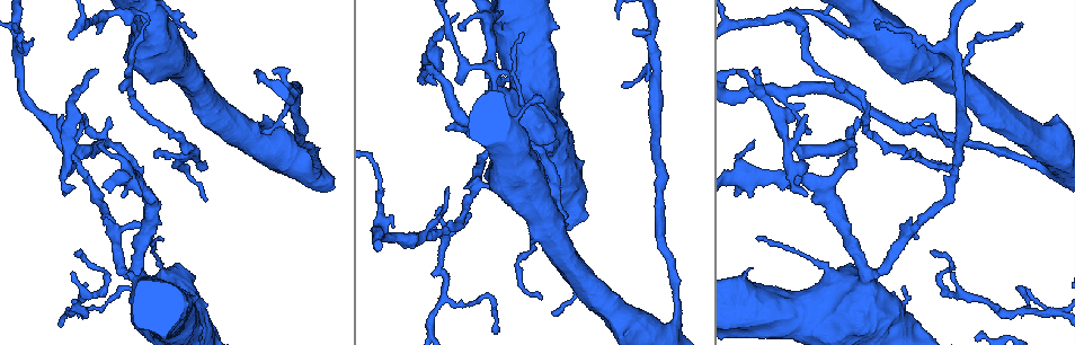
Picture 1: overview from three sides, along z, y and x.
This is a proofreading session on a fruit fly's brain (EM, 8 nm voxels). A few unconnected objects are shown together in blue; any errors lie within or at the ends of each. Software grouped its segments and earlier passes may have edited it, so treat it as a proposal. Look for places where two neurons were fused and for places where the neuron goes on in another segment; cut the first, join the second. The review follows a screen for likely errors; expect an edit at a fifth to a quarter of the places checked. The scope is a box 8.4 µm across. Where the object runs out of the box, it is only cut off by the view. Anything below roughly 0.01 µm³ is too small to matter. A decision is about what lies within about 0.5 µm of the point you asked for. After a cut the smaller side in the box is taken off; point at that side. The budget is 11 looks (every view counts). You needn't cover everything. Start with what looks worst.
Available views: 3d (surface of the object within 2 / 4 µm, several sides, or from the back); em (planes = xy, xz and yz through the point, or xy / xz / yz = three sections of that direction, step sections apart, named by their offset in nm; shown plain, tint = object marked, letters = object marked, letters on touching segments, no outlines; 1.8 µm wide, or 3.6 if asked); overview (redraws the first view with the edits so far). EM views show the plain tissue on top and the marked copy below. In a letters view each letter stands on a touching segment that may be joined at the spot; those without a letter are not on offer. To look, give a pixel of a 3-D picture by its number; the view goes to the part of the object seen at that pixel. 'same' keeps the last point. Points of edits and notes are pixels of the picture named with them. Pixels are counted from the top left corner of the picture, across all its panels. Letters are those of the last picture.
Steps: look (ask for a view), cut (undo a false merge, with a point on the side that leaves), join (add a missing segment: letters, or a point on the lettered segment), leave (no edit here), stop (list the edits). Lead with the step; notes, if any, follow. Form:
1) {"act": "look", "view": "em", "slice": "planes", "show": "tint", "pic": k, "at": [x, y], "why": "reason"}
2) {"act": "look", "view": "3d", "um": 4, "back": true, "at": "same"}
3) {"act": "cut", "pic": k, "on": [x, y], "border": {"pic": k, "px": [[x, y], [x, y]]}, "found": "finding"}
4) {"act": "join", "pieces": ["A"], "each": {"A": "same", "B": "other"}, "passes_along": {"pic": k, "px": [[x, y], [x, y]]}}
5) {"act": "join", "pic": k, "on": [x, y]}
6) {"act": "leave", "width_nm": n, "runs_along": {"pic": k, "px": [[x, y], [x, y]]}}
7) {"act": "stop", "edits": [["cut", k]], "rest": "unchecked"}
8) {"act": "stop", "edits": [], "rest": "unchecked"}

{"act": "look", "view": "3d", "um": 4, "pic": 1, "at": [850, 30], "why": "thick turns thin"}

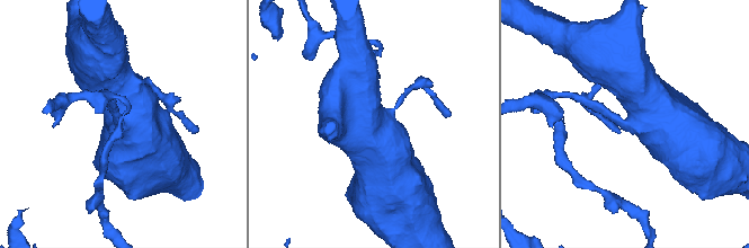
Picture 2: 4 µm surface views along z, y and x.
{"act": "look", "view": "em", "slice": "xz", "step": 16, "show": "letters", "pic": 2, "at": [628, 117], "why": "now the EM"}

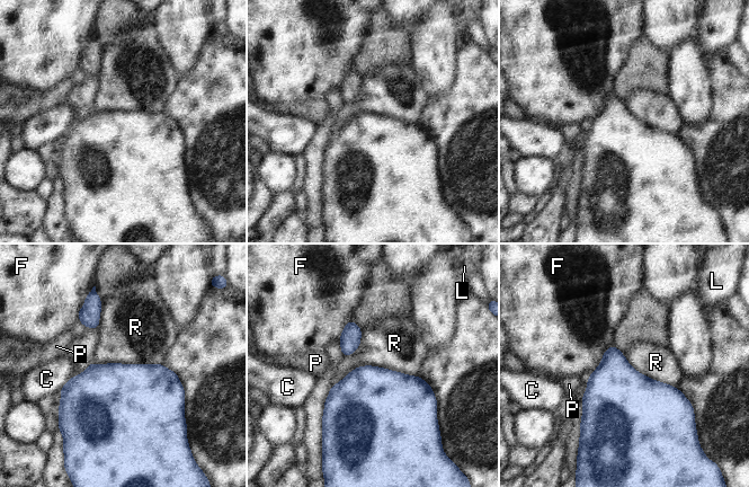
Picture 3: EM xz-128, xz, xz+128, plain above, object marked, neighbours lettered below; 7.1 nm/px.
{"act": "look", "view": "em", "slice": "planes", "show": "letters", "at": "same", "why": "cut it another way"}

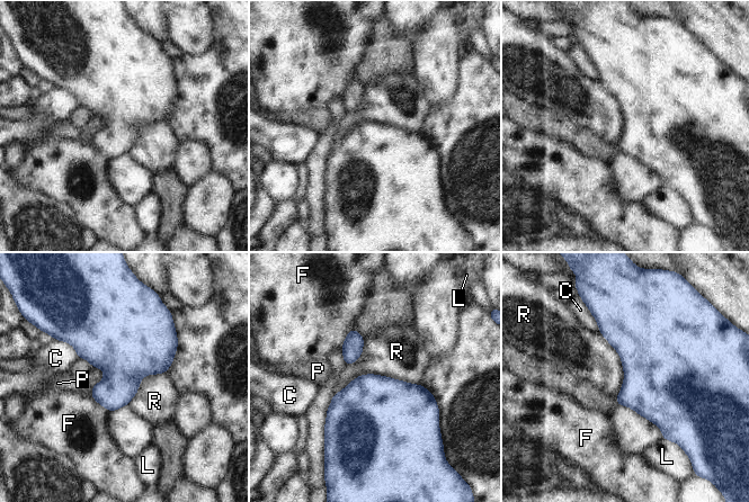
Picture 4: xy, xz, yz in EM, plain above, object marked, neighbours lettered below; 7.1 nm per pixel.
{"act": "leave", "longest_contact_nm": ["R", 500], "each": {"C": "other", "F": "other", "L": "other", "P": "other", "R": "other"}, "border": {"pic": 4, "px": [[419, 383], [360, 374], [348, 384]]}, "found": "one neuron here"}

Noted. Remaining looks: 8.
{"act": "look", "view": "3d", "um": 2, "pic": 1, "at": [542, 297], "why": "an open end"}

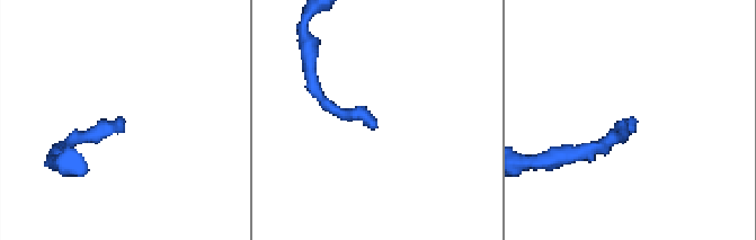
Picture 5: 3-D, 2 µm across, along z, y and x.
{"act": "look", "view": "em", "slice": "xy", "step": 16, "show": "tint", "pic": 5, "at": [633, 117], "why": "now the EM"}

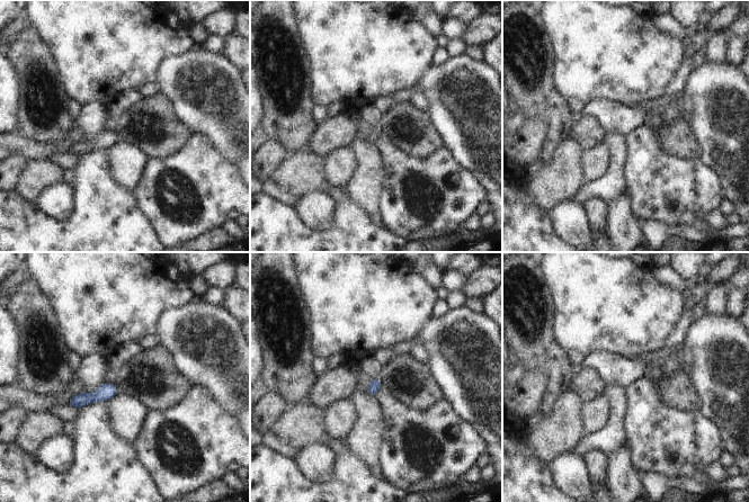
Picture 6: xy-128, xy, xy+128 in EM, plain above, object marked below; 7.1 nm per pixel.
{"act": "look", "view": "em", "slice": "planes", "show": "letters", "at": "same"}

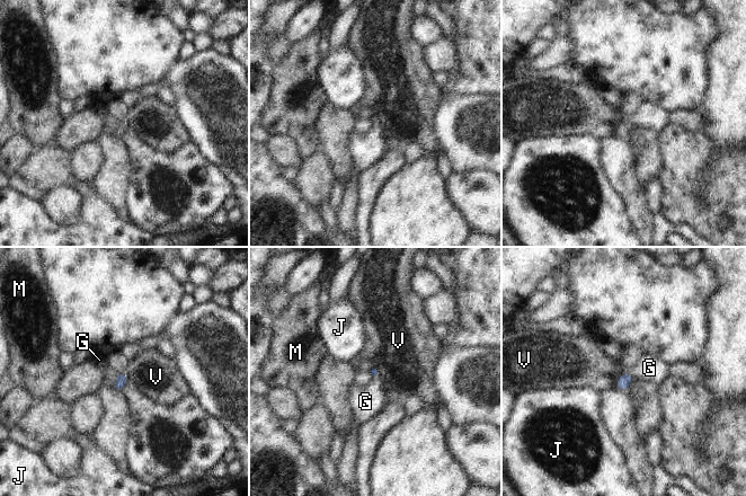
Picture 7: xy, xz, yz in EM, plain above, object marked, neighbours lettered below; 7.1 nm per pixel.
{"act": "join", "pic": 7, "on": [649, 368], "each": {"G": "same", "J": "other", "M": "other", "V": "other"}, "passes_along": {"pic": 7, "px": [[623, 381], [630, 375], [649, 368]]}, "found": "the neuron continues"}

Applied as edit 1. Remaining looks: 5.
{"act": "look", "view": "em", "um": 3.6, "slice": "planes", "show": "letters", "pic": 1, "at": [865, 286]}

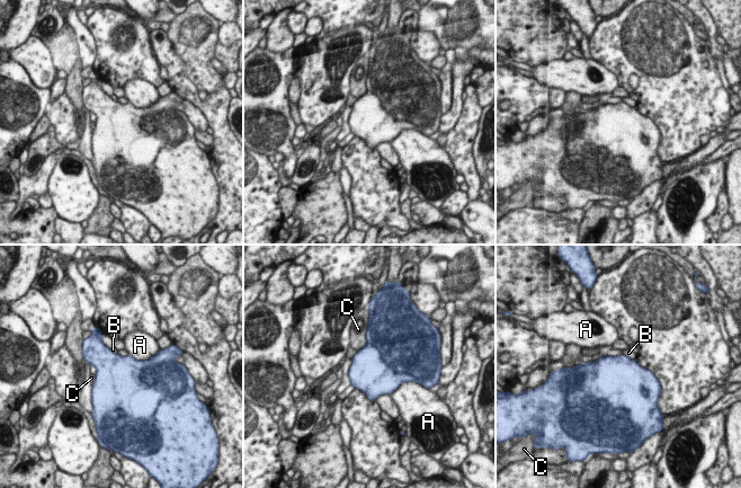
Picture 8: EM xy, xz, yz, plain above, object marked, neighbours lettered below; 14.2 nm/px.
{"act": "leave", "width_nm": 700, "each": {"A": "other", "B": "other", "C": "other"}, "border": {"pic": 8, "px": [[622, 353], [635, 361]]}, "found": "continuous, no second neuron"}

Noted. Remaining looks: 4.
{"act": "stop", "edits": [["join", 7]], "rest": "unchecked"}

